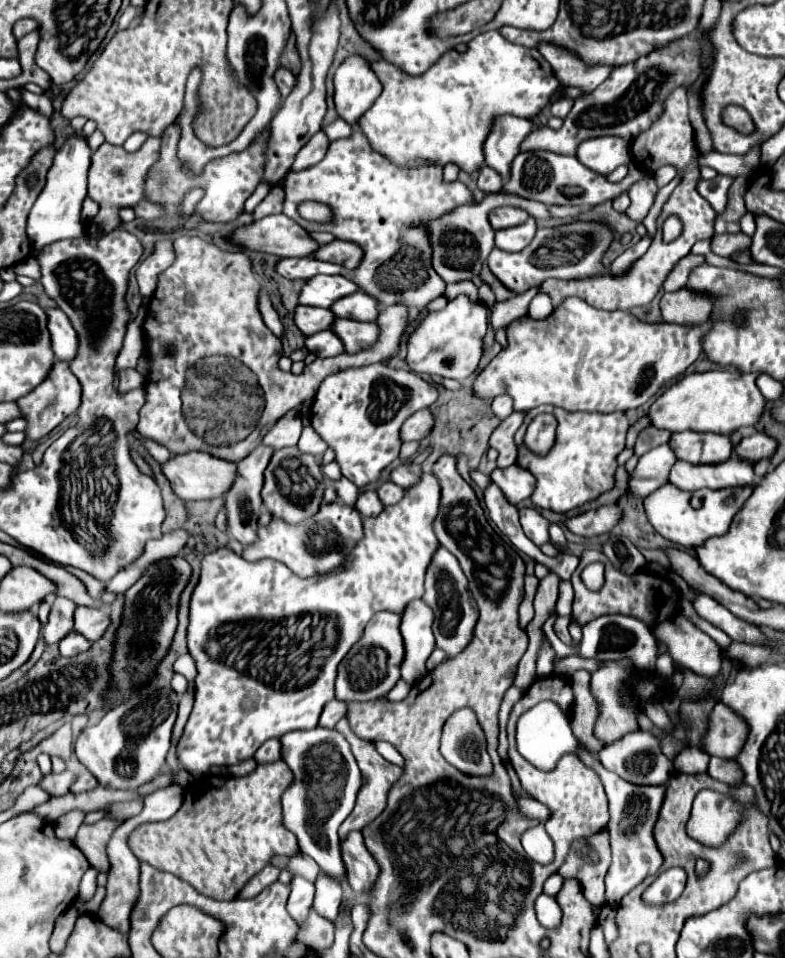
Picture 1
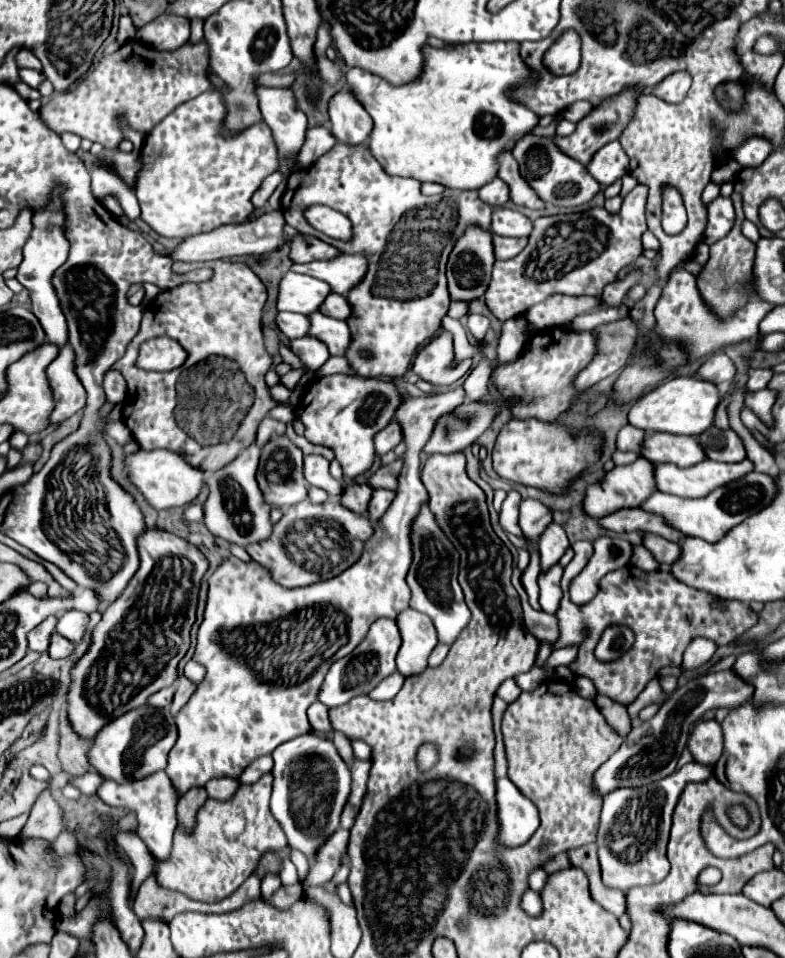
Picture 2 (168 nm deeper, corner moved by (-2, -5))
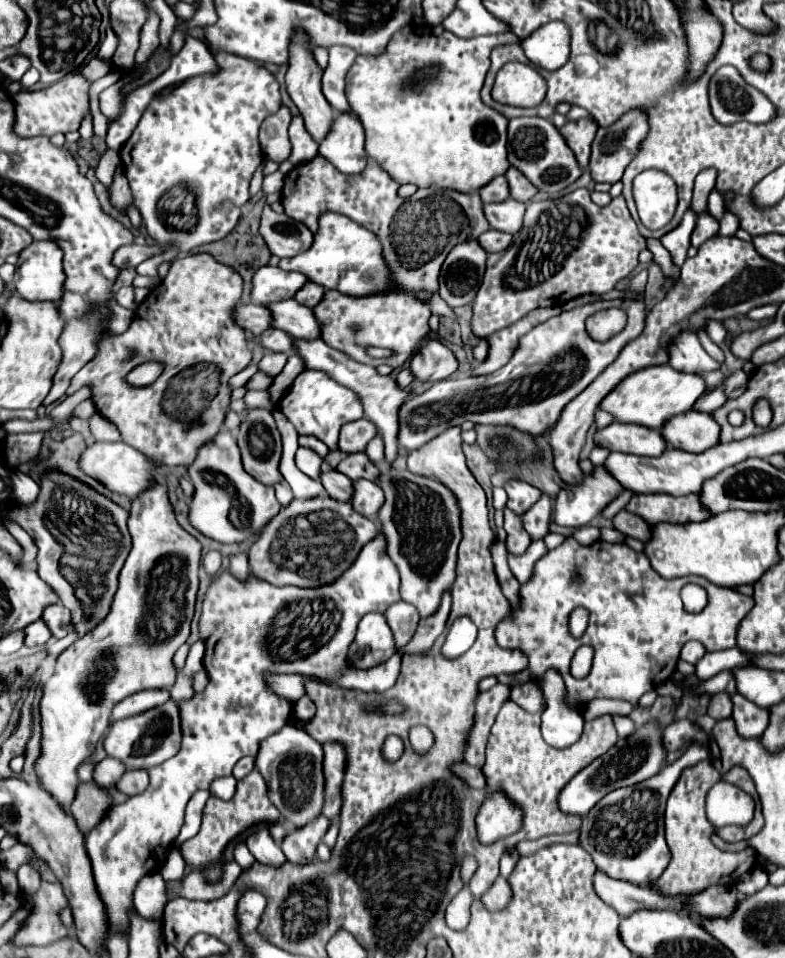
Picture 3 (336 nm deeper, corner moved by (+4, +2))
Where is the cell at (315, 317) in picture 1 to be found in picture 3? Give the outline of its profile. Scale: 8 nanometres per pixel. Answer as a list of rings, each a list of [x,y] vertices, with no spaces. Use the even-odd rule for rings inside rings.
[[[238,305],[238,309],[234,309],[234,317],[238,321],[238,325],[242,325],[246,331],[258,335],[264,333],[266,329],[272,327],[272,311],[264,305]]]

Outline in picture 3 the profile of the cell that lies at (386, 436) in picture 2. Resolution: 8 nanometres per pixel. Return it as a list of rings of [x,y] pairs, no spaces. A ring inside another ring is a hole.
[[[358,419],[352,421],[350,425],[346,425],[346,429],[342,429],[342,439],[340,439],[340,449],[346,453],[358,453],[364,451],[366,445],[378,435],[378,427],[368,421],[368,419]]]

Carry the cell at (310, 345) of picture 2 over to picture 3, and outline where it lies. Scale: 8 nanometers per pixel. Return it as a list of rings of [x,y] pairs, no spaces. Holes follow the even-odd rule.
[[[266,329],[266,333],[260,335],[260,343],[268,351],[282,351],[282,353],[296,353],[296,341],[290,333],[280,329]]]

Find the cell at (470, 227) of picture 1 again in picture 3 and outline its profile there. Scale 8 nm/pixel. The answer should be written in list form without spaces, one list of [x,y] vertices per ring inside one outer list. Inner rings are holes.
[[[476,239],[458,243],[446,257],[440,271],[440,297],[452,307],[474,301],[486,271],[486,251]]]

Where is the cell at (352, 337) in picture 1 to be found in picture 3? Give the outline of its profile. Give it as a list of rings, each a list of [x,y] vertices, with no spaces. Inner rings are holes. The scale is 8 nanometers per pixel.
[[[278,301],[278,305],[270,305],[274,309],[274,321],[276,329],[286,329],[292,337],[298,341],[314,341],[322,335],[322,325],[318,323],[314,311],[306,305],[300,305],[298,301]]]

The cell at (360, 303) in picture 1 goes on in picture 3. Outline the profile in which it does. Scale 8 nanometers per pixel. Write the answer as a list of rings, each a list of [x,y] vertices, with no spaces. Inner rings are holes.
[[[308,283],[308,285],[304,285],[304,289],[302,289],[300,293],[296,293],[296,299],[298,299],[298,303],[302,303],[302,305],[316,307],[316,305],[322,301],[324,293],[326,293],[326,289],[324,289],[322,285],[318,285],[318,283]]]

